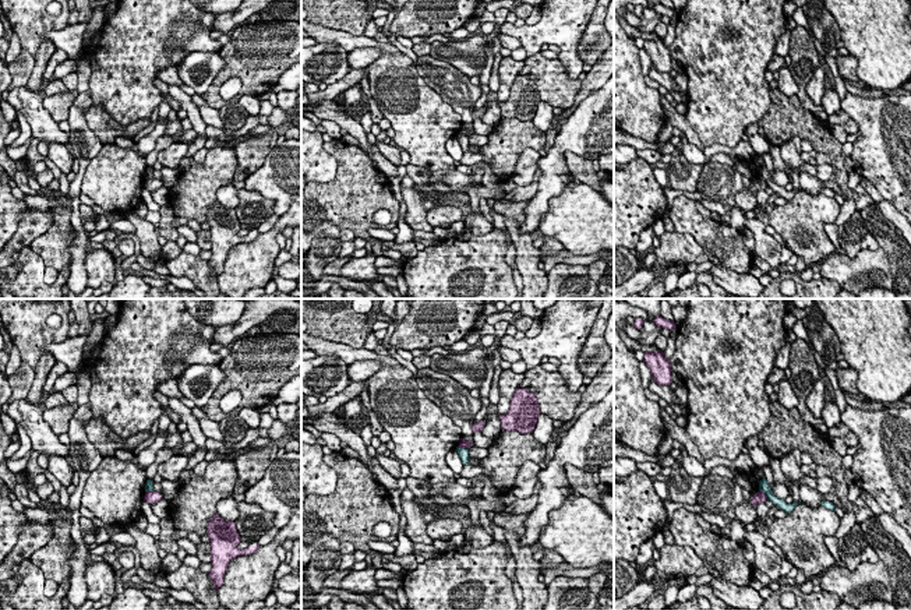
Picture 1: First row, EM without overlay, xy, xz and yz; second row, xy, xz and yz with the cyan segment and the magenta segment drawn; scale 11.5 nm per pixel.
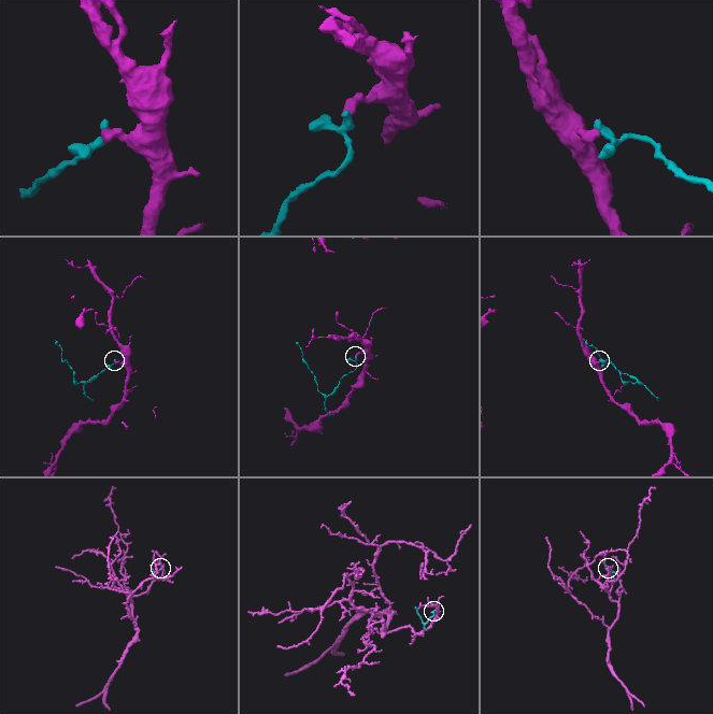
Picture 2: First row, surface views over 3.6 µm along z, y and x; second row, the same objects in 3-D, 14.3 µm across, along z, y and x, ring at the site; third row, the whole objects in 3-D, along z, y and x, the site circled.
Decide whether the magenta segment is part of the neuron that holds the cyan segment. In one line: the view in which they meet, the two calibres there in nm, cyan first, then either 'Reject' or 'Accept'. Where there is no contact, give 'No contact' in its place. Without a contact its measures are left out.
Touches cyan in yz. Thickness 130 nm (cyan) against 130 nm. Reject

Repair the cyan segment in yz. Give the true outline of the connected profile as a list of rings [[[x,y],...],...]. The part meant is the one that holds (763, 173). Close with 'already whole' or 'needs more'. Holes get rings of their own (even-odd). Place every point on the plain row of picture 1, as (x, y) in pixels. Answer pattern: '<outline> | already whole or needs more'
[[[765,165],[759,169],[759,179],[763,179],[767,187],[770,187],[774,193],[777,193],[780,197],[783,197],[787,201],[794,198],[794,195],[798,193],[797,190],[787,191],[784,186],[776,184],[770,176],[770,172]]] | already whole

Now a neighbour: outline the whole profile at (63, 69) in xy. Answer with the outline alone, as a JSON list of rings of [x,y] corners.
[[[67,57],[64,61],[57,64],[53,78],[61,80],[63,77],[68,75],[70,73],[75,73],[75,70],[77,70],[77,60]]]

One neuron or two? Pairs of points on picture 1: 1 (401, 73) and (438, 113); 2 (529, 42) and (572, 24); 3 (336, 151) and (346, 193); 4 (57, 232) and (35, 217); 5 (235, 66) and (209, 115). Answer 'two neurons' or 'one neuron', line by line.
1: one neuron
2: one neuron
3: one neuron
4: two neurons
5: two neurons

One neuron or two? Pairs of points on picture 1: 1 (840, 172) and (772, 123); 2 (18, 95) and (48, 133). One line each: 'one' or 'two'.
1: one
2: one

